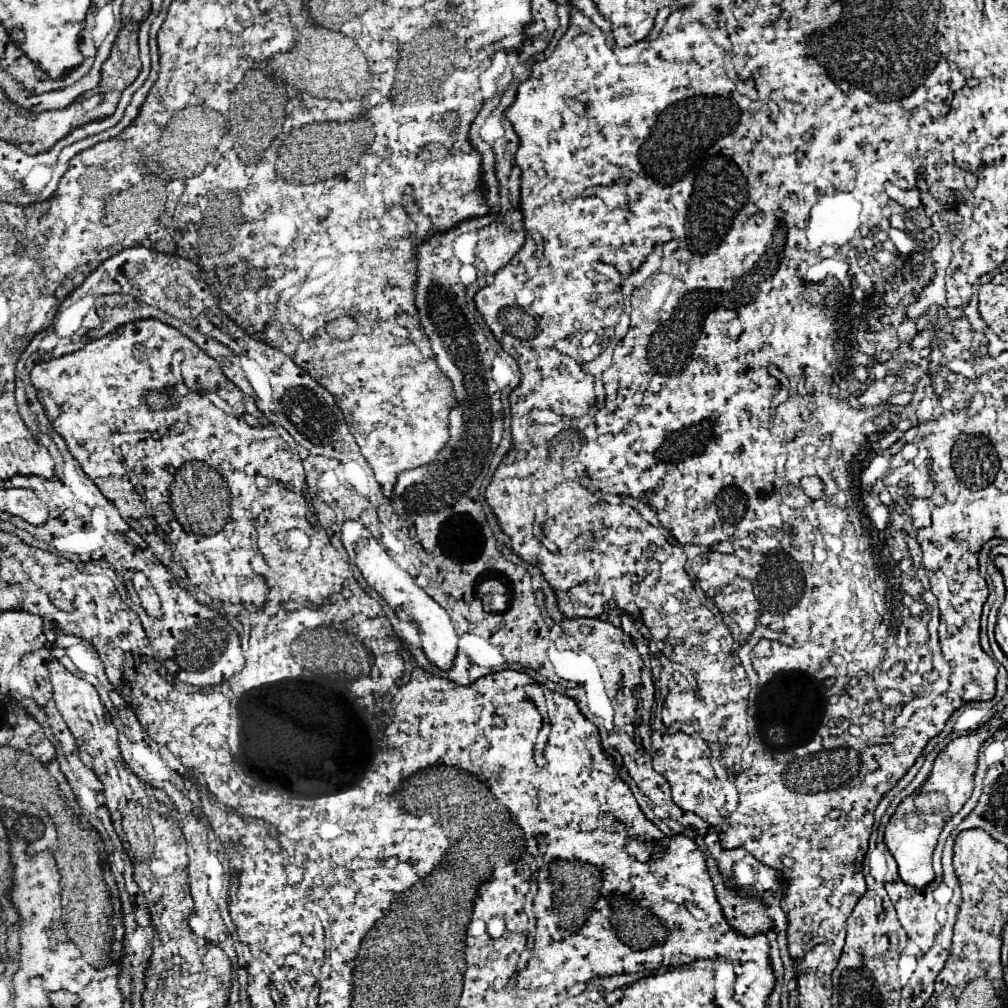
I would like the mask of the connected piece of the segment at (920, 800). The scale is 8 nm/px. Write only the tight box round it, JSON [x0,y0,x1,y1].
[885,727,987,887]

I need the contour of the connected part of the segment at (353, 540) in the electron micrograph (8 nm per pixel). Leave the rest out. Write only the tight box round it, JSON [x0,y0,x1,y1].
[341,521,457,671]

